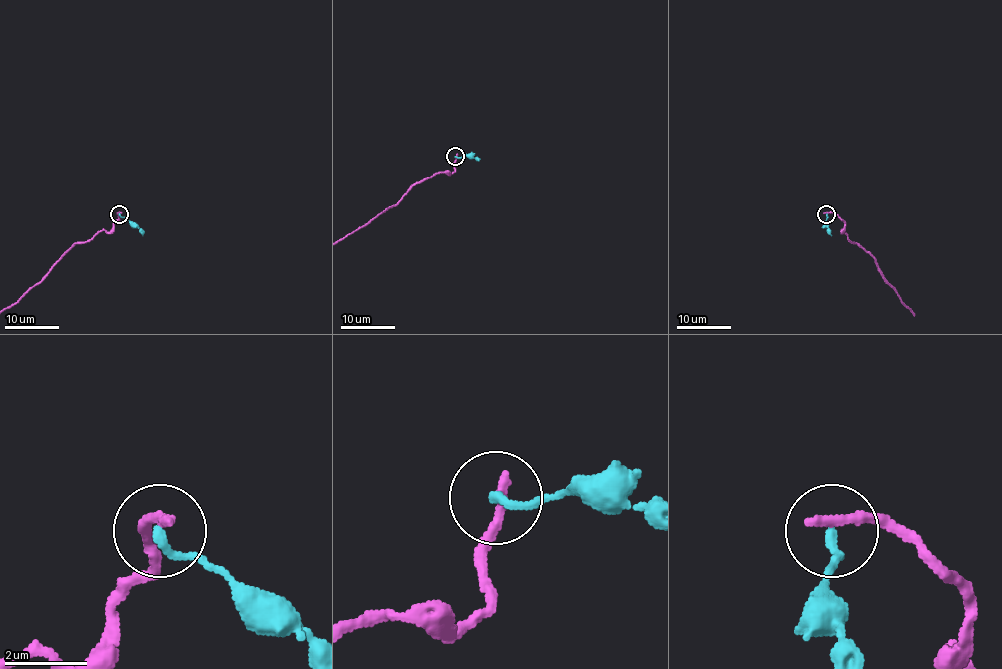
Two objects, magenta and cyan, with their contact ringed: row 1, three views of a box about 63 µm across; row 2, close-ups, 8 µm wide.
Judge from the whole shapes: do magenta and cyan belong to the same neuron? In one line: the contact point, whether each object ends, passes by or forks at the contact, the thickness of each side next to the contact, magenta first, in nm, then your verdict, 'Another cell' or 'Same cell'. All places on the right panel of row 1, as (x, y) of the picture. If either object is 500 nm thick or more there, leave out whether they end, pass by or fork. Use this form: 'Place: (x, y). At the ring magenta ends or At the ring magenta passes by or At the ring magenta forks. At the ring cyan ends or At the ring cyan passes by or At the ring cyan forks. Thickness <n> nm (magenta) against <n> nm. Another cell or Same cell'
Place: (826, 214). At the ring magenta ends. At the ring cyan ends. Thickness 280 nm (magenta) against 240 nm. Another cell

